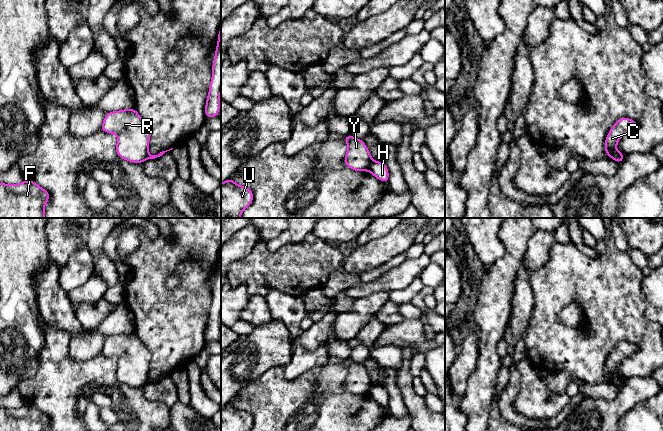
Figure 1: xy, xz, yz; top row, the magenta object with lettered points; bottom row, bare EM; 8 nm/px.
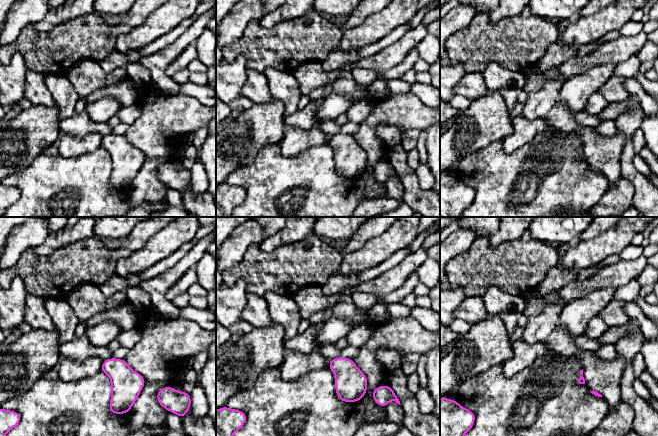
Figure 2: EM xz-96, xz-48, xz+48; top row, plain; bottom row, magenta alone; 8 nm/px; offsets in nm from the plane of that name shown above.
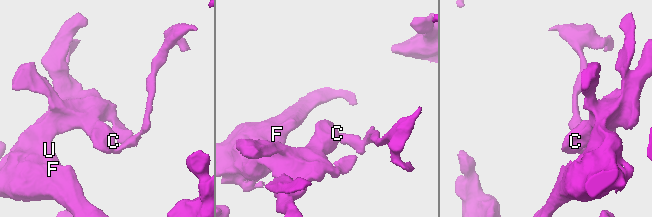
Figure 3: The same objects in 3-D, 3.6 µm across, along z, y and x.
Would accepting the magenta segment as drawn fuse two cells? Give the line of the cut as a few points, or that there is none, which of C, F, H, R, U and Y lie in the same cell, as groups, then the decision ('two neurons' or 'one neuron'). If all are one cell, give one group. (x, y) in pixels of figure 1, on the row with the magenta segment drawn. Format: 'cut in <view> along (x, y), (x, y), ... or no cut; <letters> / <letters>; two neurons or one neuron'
cut in xz along (372, 161), (367, 169); C F R U Y / H; two neurons

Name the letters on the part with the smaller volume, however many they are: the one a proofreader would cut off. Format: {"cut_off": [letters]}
{"cut_off": ["H"]}

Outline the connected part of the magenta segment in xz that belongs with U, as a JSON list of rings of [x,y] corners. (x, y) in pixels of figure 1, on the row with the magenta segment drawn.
[[[232,178],[221,183],[221,218],[240,218],[242,211],[251,205],[253,191],[236,184]]]

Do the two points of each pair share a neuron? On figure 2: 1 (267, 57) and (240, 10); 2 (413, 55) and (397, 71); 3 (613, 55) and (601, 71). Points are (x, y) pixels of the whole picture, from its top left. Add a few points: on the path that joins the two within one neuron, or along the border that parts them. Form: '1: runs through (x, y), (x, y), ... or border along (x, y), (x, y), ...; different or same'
1: border along (258, 20), (253, 20), (243, 33), (232, 41); different
2: runs through (410, 59), (401, 68); same
3: border along (616, 63), (599, 63), (591, 66), (586, 71); different

